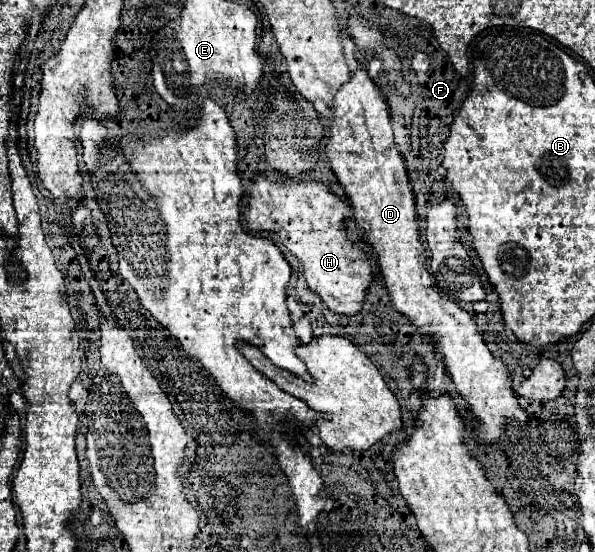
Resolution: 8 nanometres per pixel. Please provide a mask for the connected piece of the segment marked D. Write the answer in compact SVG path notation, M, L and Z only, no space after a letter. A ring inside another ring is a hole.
M358 67L352 73L352 79L342 85L342 93L336 95L332 113L332 135L326 143L326 153L332 163L332 171L342 183L352 205L354 219L348 221L348 225L358 229L362 241L366 241L376 253L384 285L396 311L402 313L416 331L434 345L436 351L442 353L442 361L456 385L456 391L466 401L472 417L480 421L476 443L482 447L488 443L500 443L506 423L514 421L522 427L528 423L528 413L518 405L508 367L500 359L492 357L472 315L432 289L406 165L394 143L388 105L380 97L366 69Z

